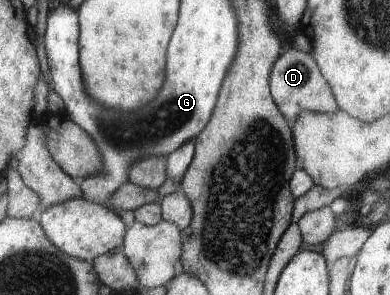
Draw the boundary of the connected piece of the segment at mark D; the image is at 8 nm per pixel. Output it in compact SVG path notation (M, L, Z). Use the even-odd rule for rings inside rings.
M288 46L285 53L280 55L272 67L271 92L273 99L276 100L280 110L287 119L290 119L290 122L295 121L297 115L305 110L335 113L340 109L336 102L335 93L332 91L332 86L324 78L316 58L313 57L311 52L303 53L293 46Z

